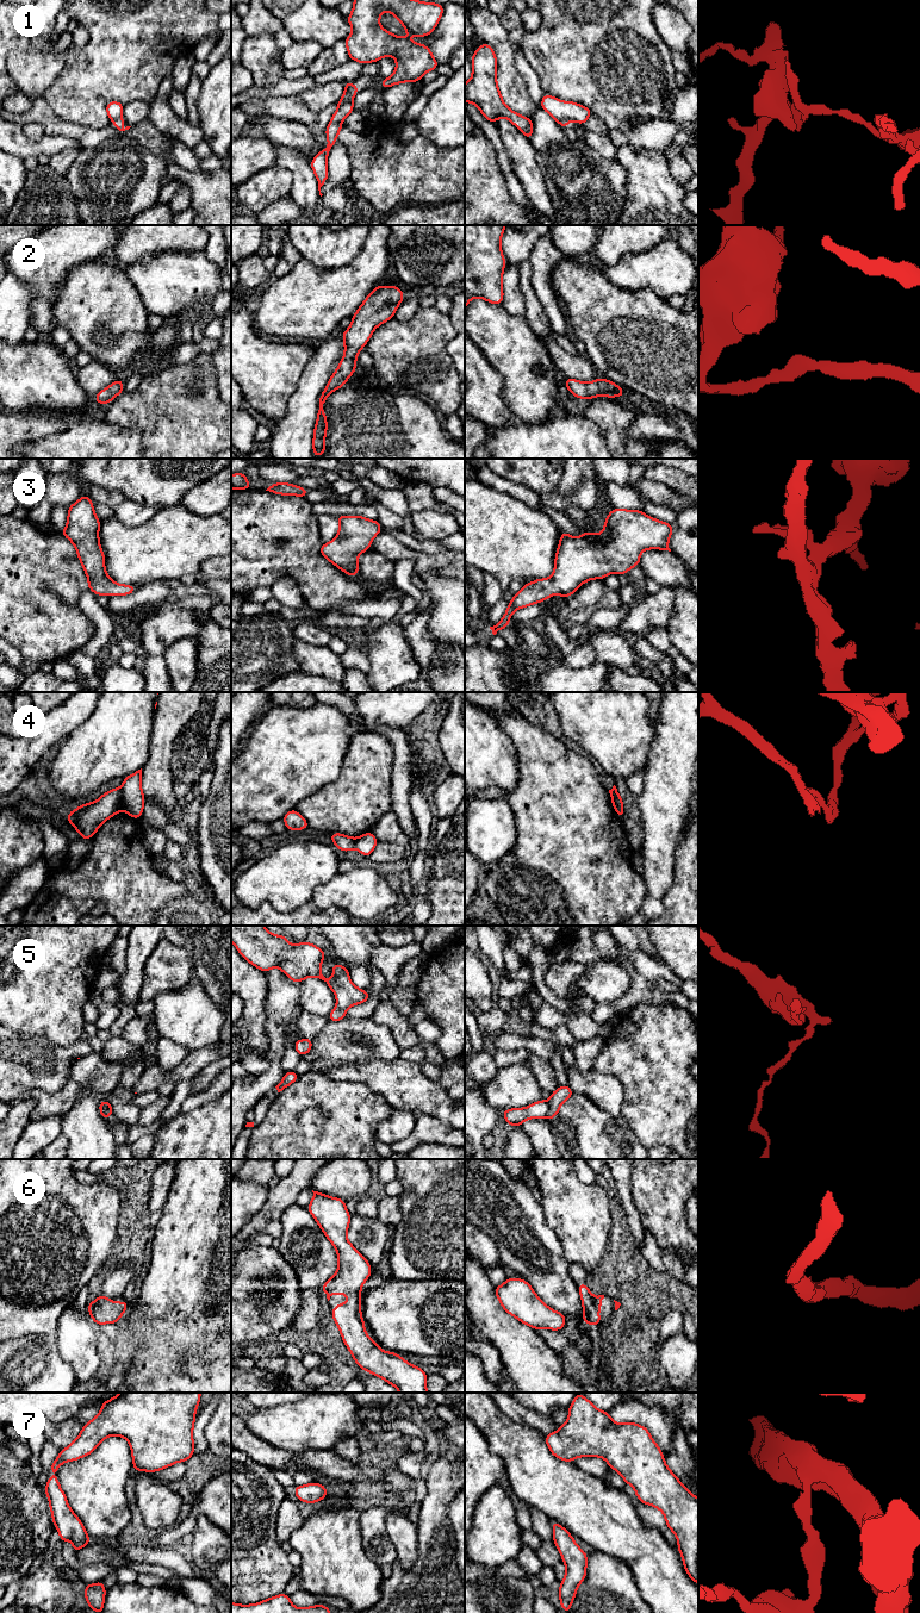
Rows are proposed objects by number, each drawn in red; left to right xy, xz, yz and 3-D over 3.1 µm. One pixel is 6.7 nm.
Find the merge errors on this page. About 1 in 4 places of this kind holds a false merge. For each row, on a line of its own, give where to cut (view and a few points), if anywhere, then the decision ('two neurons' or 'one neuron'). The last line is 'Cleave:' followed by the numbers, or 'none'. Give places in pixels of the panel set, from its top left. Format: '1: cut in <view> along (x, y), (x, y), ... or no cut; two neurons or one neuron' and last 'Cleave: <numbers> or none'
1: cut in xy along (120, 117), (113, 120); two neurons
2: no cut; one neuron
3: no cut; one neuron
4: cut in xy along (119, 789), (122, 808); two neurons
5: cut in yz along (548, 1102), (548, 1113), (545, 1116); two neurons
6: no cut; one neuron
7: no cut; one neuron
Cleave: 1, 4, 5

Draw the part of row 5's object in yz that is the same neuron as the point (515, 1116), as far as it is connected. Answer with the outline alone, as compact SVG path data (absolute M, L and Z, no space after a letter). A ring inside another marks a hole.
M540 1100L526 1108L511 1108L502 1111L504 1120L512 1127L521 1126L527 1119L541 1119L548 1114L548 1102Z

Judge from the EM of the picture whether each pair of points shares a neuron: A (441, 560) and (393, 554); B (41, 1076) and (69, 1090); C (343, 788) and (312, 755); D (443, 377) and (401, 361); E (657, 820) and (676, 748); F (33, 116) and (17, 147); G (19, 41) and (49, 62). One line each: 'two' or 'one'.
A: one
B: two
C: two
D: one
E: one
F: two
G: two

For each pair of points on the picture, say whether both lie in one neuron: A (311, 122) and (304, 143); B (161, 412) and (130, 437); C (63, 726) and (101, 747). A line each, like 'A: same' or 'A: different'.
A: different
B: different
C: different

